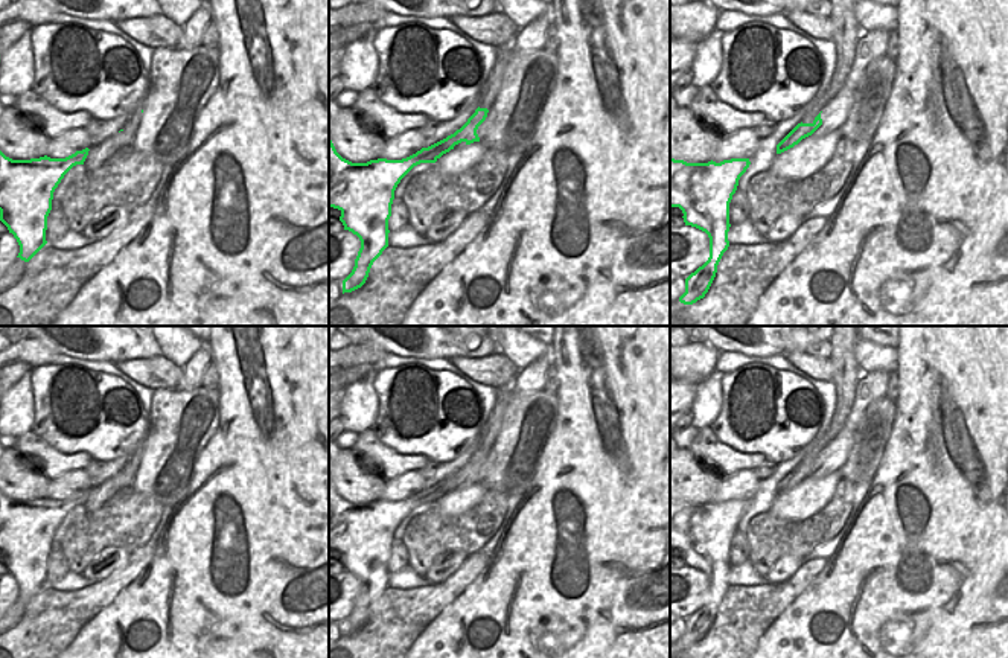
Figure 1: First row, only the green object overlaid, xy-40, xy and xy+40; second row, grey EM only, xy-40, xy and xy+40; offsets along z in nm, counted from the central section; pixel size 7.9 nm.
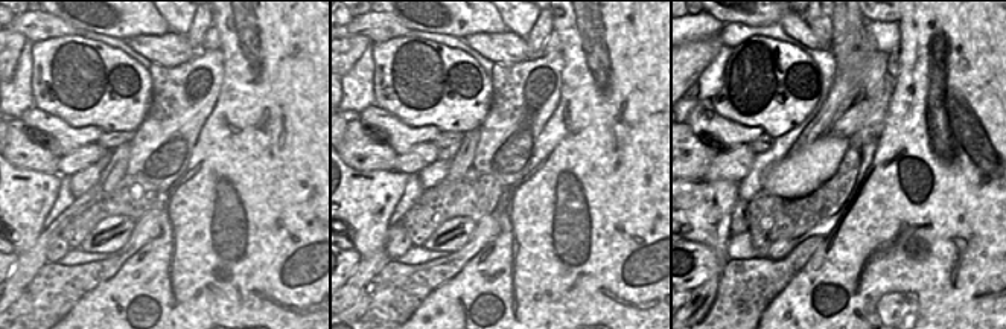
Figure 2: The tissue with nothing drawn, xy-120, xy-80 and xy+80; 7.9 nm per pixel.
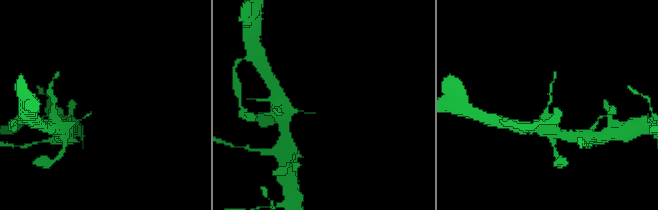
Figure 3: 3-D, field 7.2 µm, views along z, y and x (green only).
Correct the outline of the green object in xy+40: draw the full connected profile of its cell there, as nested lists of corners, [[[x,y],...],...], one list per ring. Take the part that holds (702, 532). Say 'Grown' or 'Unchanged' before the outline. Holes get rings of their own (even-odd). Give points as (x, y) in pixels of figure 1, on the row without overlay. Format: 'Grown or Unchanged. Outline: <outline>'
Unchanged. Outline: [[[670,498],[670,548],[679,548],[685,567],[705,573],[710,579],[710,599],[685,620],[684,646],[693,646],[708,634],[717,606],[729,588],[729,544],[749,500],[720,504],[687,504]]]

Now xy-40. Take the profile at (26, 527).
Unchanged. Outline: [[[88,489],[65,500],[47,497],[30,501],[12,501],[0,492],[0,562],[20,586],[20,599],[29,603],[46,585],[47,557],[52,551],[53,533],[64,516],[76,506],[84,506]]]

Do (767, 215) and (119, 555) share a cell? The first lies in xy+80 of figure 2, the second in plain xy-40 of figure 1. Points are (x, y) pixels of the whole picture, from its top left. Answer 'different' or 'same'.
different

